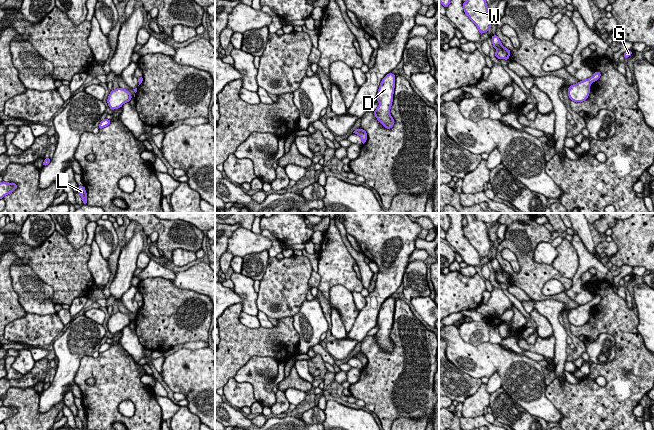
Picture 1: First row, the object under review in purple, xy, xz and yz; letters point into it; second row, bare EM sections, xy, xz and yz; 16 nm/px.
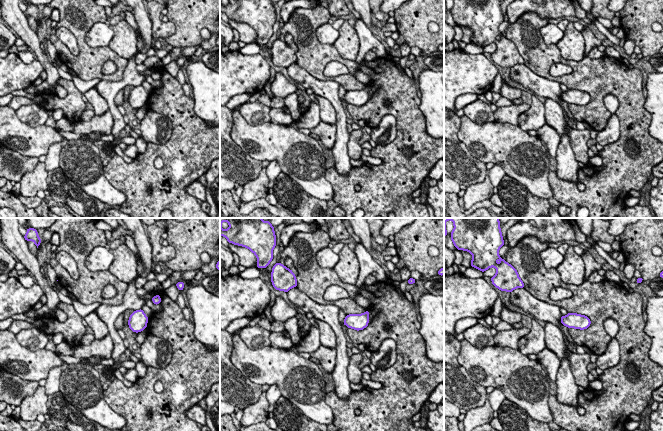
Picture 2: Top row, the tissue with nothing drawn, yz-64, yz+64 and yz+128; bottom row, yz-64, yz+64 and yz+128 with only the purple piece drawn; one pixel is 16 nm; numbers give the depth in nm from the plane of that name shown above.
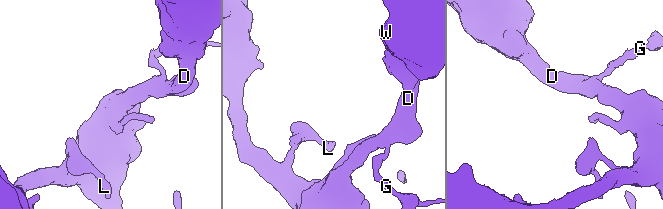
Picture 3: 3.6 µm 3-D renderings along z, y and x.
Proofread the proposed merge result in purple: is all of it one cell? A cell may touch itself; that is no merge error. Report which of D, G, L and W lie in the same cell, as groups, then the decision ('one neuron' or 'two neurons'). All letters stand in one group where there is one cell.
D G L W | one neuron

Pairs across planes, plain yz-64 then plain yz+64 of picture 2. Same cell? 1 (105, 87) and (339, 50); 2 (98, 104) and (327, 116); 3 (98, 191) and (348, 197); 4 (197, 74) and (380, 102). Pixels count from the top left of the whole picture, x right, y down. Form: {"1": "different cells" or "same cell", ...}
{"1": "different cells", "2": "same cell", "3": "different cells", "4": "different cells"}

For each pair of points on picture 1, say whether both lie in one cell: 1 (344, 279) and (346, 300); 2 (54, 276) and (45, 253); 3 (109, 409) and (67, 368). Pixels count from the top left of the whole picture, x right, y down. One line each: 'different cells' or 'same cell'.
1: different cells
2: same cell
3: different cells

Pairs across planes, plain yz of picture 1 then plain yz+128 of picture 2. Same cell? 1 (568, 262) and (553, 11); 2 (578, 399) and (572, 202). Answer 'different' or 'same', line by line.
1: different
2: same

